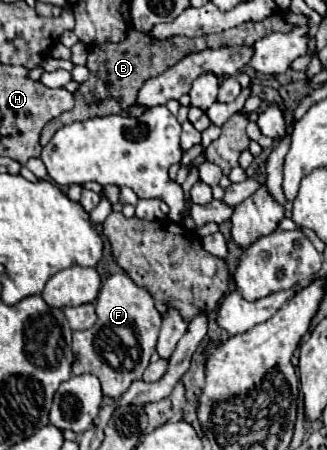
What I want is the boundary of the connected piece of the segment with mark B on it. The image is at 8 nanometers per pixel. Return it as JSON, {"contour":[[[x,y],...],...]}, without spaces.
{"contour":[[[131,28],[127,32],[127,38],[123,42],[105,42],[92,45],[86,62],[87,68],[91,70],[91,76],[75,92],[75,108],[69,110],[69,112],[63,112],[59,118],[51,120],[43,128],[41,144],[45,146],[51,140],[51,136],[65,124],[81,122],[81,120],[95,118],[95,116],[109,116],[109,114],[125,112],[129,106],[135,104],[137,92],[139,92],[139,88],[143,86],[145,80],[149,80],[153,76],[159,76],[169,66],[183,60],[187,54],[193,54],[193,52],[199,52],[199,50],[205,50],[205,48],[209,48],[205,38],[173,36],[173,38],[165,40],[165,44],[163,44],[161,40],[149,38],[149,36],[141,34],[141,32],[137,32],[135,28]]]}

